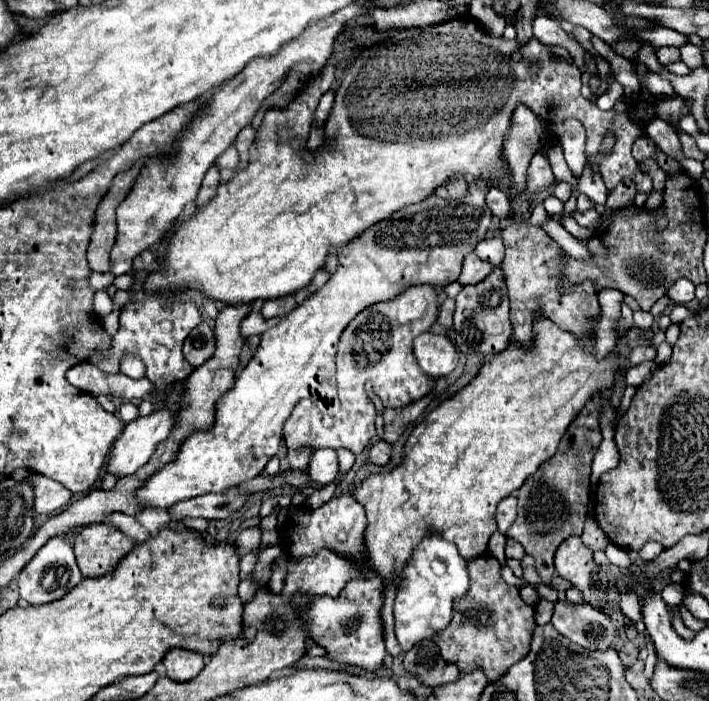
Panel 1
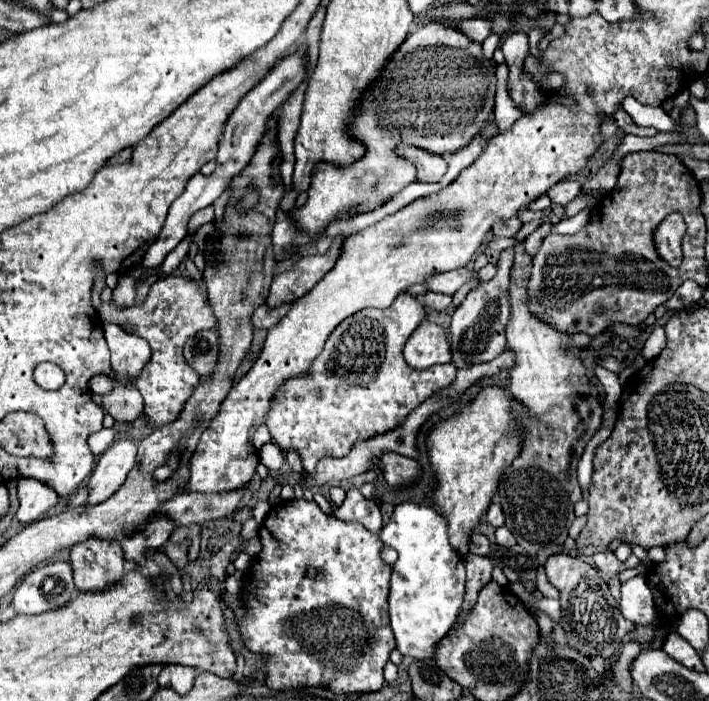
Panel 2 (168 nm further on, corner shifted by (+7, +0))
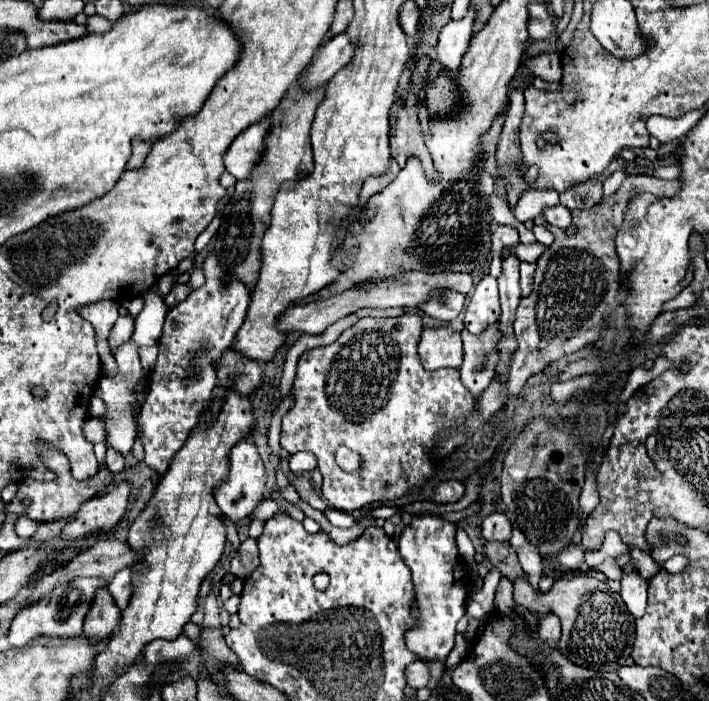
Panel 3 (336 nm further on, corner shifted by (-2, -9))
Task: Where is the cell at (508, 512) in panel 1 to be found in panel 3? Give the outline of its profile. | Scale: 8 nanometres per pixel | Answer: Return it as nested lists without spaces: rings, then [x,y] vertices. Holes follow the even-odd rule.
[[[489,514],[483,524],[481,524],[481,532],[485,540],[497,540],[497,542],[507,542],[511,538],[511,522],[505,514]]]

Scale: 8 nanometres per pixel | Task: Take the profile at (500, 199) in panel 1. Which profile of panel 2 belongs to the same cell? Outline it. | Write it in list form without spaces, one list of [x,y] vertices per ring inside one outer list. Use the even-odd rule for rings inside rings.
[[[512,217],[512,219],[506,219],[506,221],[500,221],[500,223],[494,223],[492,225],[492,233],[496,237],[514,237],[522,227],[522,221],[518,217]]]

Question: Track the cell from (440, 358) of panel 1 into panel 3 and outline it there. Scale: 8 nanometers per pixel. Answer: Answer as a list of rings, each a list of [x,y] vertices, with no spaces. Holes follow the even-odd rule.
[[[425,328],[419,342],[419,358],[425,370],[459,368],[463,362],[461,332],[443,328]]]

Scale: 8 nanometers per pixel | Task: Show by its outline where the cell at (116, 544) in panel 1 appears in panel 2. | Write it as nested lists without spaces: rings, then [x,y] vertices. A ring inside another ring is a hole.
[[[90,537],[70,549],[74,583],[80,591],[100,591],[124,575],[122,545],[116,539]]]

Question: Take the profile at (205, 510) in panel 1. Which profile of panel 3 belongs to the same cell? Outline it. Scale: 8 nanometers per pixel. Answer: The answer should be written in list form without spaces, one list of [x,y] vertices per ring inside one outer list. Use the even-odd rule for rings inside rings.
[[[123,568],[119,574],[115,574],[115,578],[109,584],[109,590],[111,590],[115,604],[121,610],[125,610],[131,598],[131,568]]]

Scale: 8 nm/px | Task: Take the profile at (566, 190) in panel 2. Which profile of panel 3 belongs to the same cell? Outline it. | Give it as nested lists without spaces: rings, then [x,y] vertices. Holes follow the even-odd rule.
[[[587,180],[581,182],[577,186],[567,188],[561,194],[561,204],[567,206],[569,210],[575,208],[593,208],[595,204],[599,204],[603,198],[603,186],[599,180]]]

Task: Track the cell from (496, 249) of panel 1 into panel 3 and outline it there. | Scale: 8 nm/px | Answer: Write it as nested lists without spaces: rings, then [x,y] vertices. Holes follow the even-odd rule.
[[[485,276],[477,288],[475,294],[469,300],[467,312],[465,312],[465,330],[479,336],[483,330],[487,330],[491,324],[497,324],[501,320],[501,308],[499,308],[499,290],[497,280],[493,276]]]

